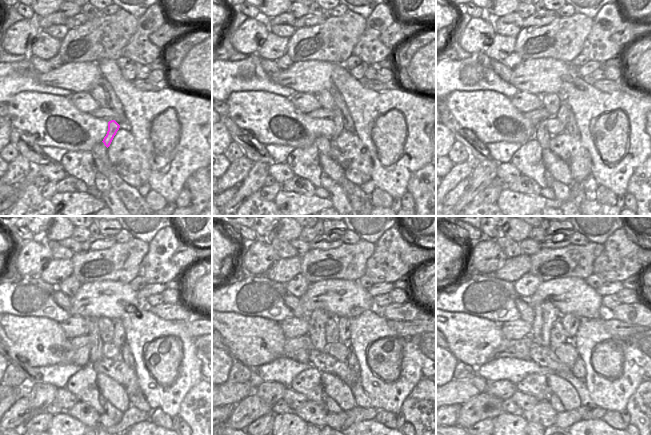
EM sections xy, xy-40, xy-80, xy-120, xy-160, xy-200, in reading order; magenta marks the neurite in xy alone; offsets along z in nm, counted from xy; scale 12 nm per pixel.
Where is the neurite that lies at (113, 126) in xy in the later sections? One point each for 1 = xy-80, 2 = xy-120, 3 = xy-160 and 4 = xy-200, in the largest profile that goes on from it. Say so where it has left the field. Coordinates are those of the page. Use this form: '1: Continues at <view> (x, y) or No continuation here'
1: Continues at xy-80 (562, 115)
2: Continues at xy-120 (119, 334)
3: Continues at xy-160 (343, 323)
4: Continues at xy-200 (570, 322)

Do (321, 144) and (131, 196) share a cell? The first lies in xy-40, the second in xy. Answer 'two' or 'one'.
one

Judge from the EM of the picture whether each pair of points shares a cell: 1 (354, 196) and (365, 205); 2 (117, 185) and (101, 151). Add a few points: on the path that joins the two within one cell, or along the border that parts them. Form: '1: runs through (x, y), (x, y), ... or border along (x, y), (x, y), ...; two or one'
1: runs through (357, 198), (362, 203); one
2: runs through (113, 177), (104, 159); one

